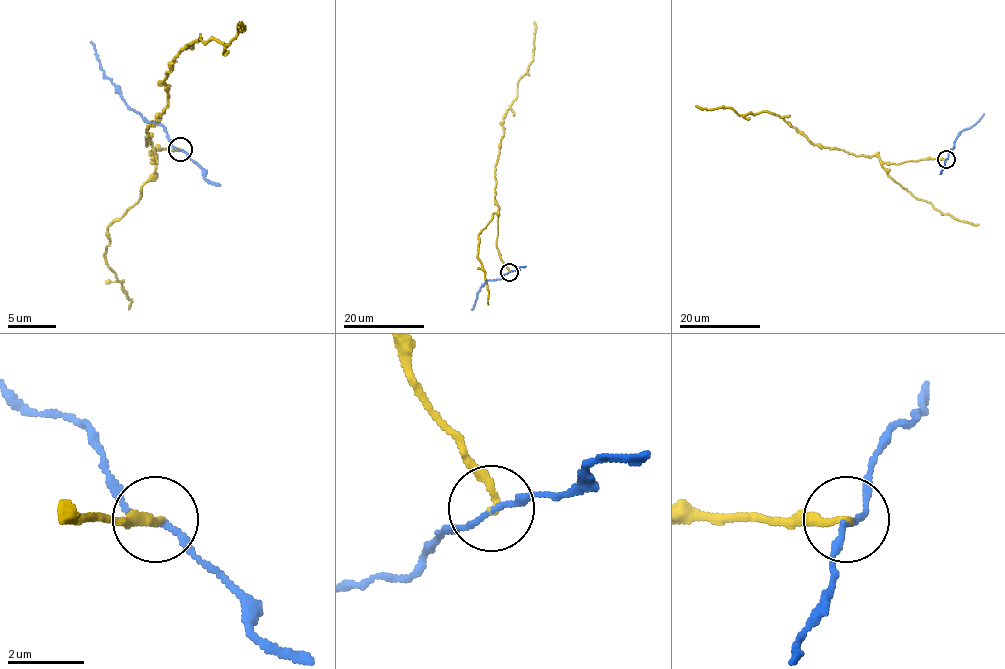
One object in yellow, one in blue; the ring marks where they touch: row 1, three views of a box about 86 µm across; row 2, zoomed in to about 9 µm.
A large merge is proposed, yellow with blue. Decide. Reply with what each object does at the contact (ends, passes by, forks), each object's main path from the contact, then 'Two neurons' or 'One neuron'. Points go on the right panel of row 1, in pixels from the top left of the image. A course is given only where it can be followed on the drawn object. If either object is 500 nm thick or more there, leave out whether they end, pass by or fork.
At the ring yellow ends. At the ring blue passes by. Course of yellow: (946, 158), (886, 163), (876, 155), (813, 144), (769, 111), (740, 115), (728, 107), (705, 109), (695, 105). Course of blue: (946, 159), (957, 136), (984, 113). Two neurons

